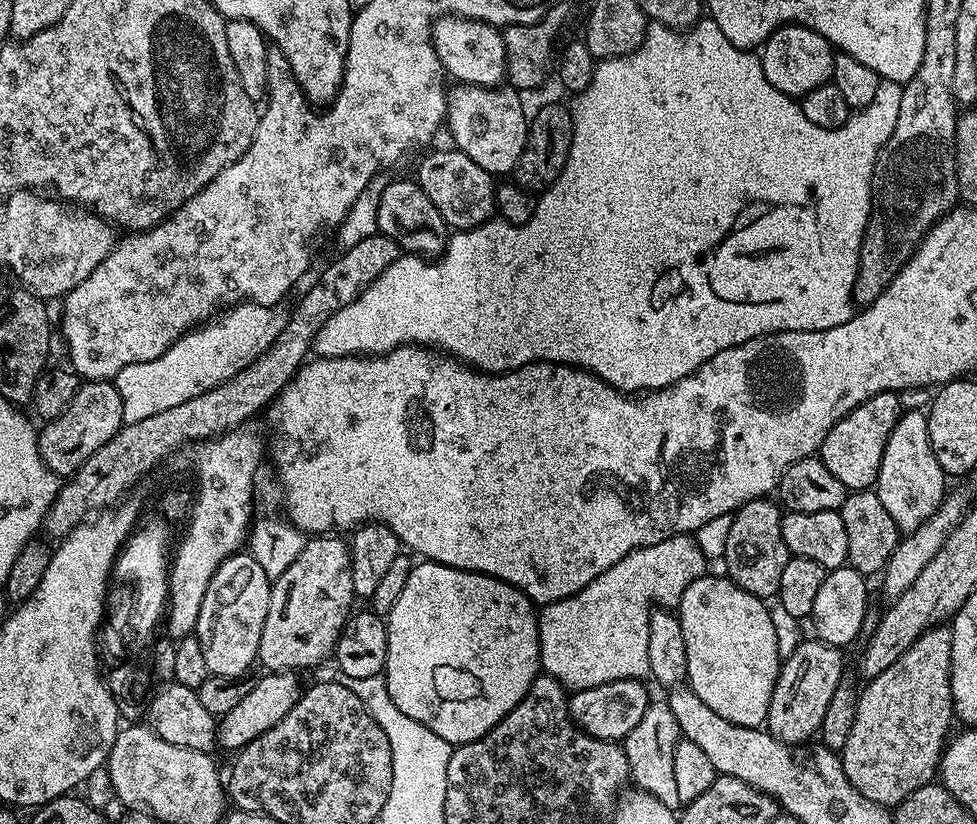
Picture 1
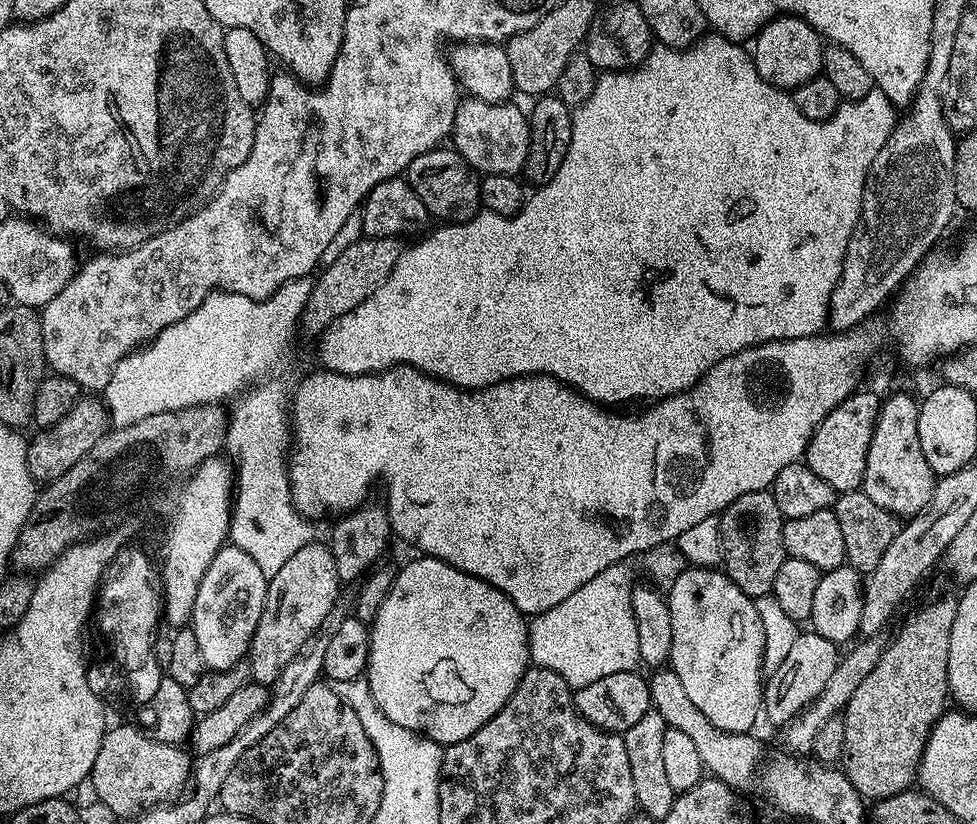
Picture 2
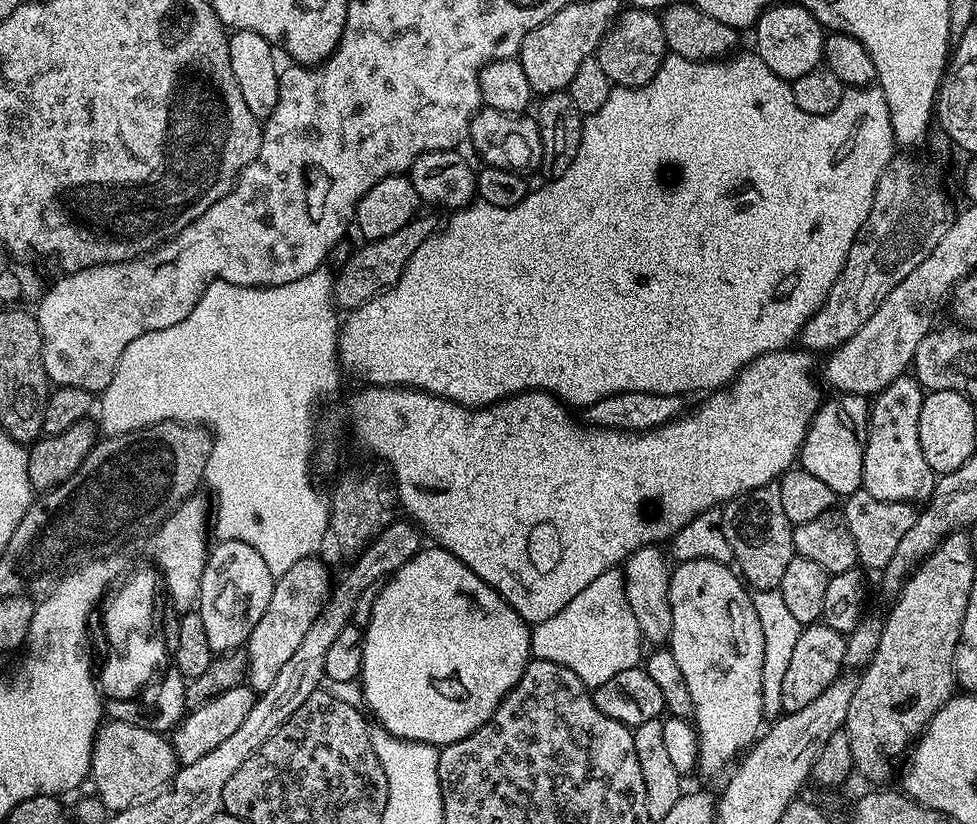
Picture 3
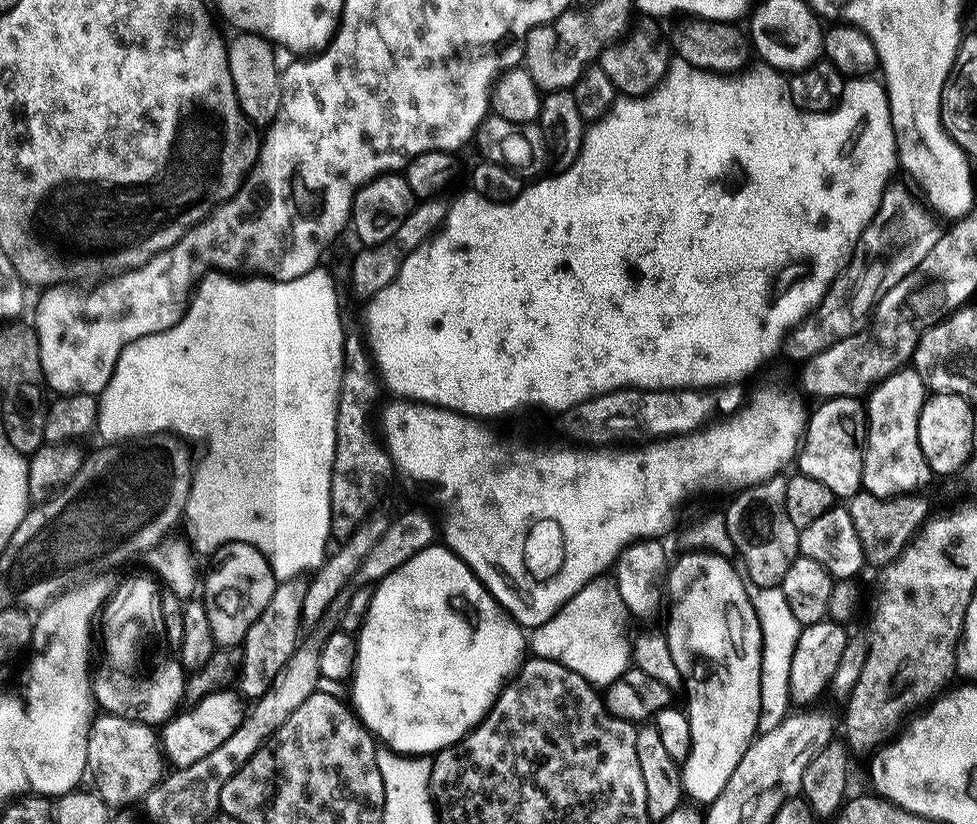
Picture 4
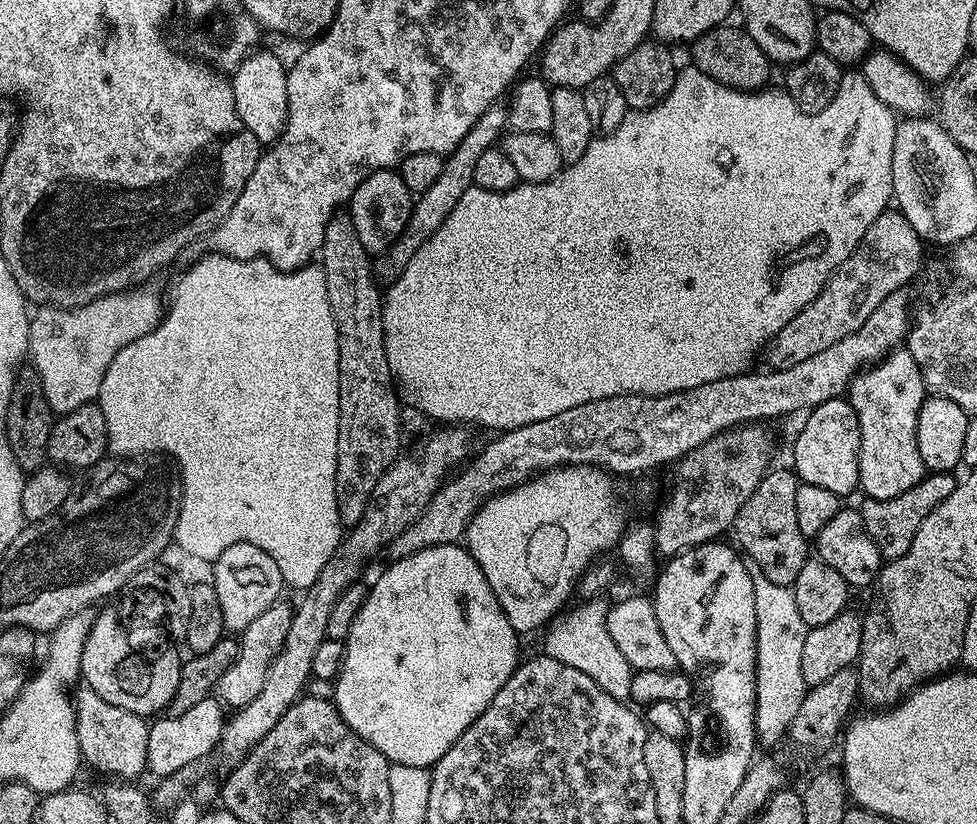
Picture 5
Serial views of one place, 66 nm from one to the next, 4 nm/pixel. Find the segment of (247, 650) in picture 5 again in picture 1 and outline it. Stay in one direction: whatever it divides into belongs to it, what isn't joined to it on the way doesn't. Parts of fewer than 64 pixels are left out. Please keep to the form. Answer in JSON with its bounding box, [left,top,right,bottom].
[258,534,357,673]

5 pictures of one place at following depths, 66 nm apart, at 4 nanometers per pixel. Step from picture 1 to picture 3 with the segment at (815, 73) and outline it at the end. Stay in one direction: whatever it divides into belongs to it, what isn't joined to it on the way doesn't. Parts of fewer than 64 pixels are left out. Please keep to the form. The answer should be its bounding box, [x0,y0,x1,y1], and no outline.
[755,2,825,81]

